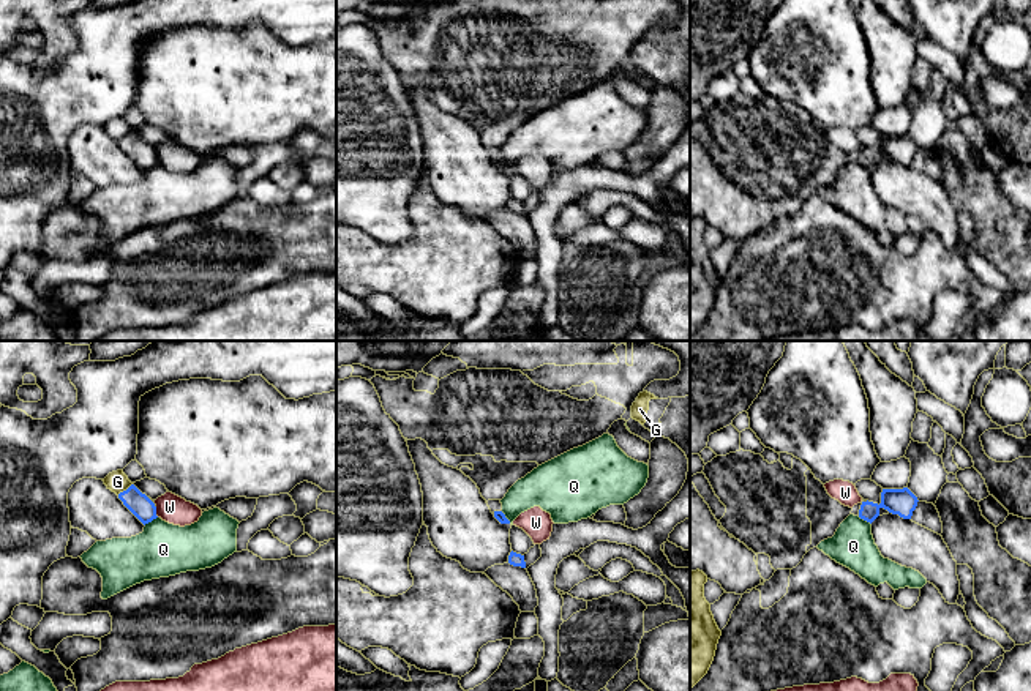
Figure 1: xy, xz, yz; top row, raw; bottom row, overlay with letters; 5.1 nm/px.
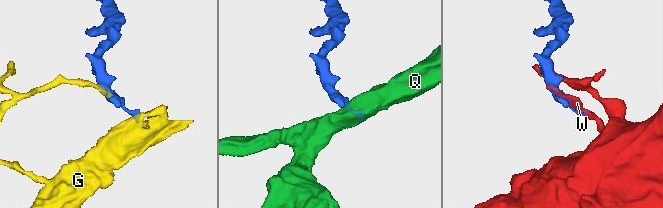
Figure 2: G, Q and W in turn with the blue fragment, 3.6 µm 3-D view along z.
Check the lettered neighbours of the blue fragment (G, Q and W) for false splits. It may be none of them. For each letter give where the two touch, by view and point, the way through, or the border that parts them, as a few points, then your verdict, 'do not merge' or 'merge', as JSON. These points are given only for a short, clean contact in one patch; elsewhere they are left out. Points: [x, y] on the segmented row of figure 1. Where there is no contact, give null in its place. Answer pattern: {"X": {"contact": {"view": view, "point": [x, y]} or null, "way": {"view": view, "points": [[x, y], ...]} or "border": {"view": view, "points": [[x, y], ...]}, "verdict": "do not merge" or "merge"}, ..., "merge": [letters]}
{"G": {"contact": {"view": "xy", "point": [123, 491]}, "border": {"view": "xy", "points": [[131, 483], [117, 494]]}, "verdict": "do not merge"}, "Q": {"contact": {"view": "xy", "point": [150, 521]}, "border": {"view": "xy", "points": [[157, 516], [144, 524]]}, "verdict": "do not merge"}, "W": {"contact": {"view": "xy", "point": [155, 511]}, "verdict": "do not merge"}, "merge": []}

